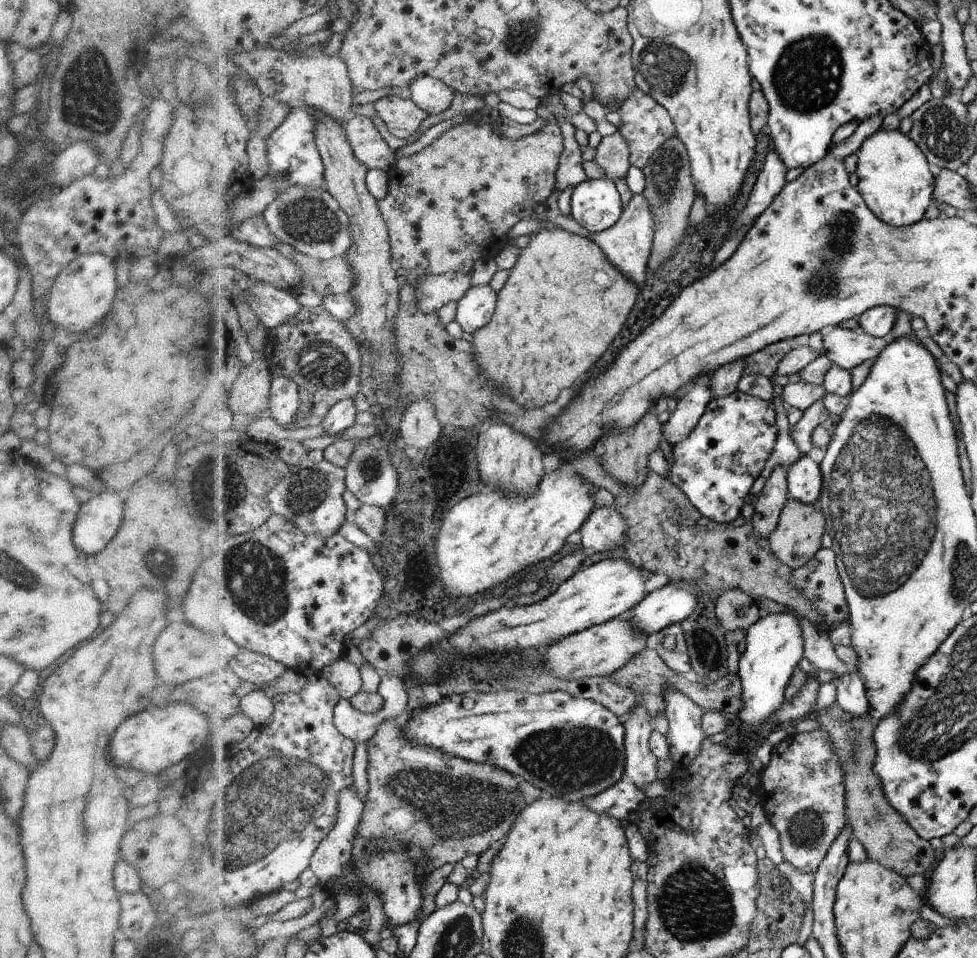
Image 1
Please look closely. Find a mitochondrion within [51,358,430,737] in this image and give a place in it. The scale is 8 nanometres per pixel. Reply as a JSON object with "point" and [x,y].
{"point":[255,575]}

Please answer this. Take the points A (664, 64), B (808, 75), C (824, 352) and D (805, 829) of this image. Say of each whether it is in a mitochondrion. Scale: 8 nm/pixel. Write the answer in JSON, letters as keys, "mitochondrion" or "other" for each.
{"A":"mitochondrion","B":"mitochondrion","C":"other","D":"mitochondrion"}

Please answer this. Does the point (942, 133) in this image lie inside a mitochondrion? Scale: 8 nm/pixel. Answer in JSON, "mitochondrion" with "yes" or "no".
{"mitochondrion":"yes"}

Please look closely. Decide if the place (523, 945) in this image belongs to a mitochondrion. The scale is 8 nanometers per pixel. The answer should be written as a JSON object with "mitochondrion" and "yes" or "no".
{"mitochondrion":"yes"}

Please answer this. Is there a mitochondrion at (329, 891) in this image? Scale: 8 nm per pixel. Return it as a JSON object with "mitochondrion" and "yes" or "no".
{"mitochondrion":"no"}

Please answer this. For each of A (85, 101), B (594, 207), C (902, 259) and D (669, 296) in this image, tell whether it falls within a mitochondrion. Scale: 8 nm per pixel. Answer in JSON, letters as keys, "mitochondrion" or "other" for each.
{"A":"mitochondrion","B":"other","C":"other","D":"other"}

